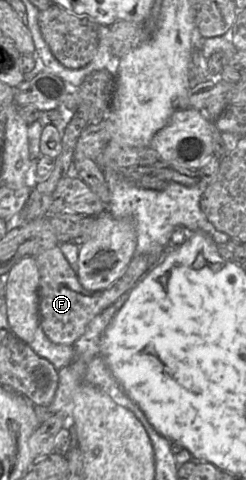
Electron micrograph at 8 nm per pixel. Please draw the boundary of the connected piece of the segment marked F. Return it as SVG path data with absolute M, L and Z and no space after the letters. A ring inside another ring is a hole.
M58 245L41 251L34 258L39 271L39 326L53 343L60 345L73 345L96 315L123 295L129 294L157 262L157 258L151 256L136 256L125 274L110 287L101 291L88 291L79 282L76 272Z

